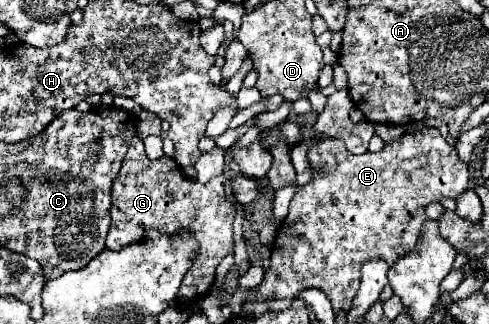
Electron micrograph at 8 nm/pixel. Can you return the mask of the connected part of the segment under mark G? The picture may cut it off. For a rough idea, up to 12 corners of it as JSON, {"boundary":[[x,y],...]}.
{"boundary":[[136,136],[112,184],[108,250],[148,228],[198,242],[182,308],[234,250],[224,176],[200,184]]}

